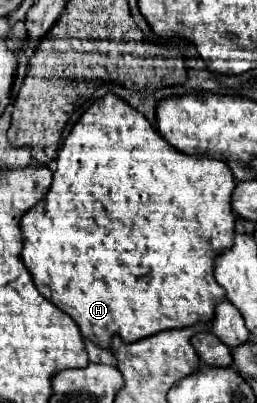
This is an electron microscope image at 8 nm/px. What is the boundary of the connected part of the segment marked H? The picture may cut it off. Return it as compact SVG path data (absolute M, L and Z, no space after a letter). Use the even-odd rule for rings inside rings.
M108 93L96 99L82 113L78 123L72 127L70 135L62 143L56 157L56 165L58 167L54 171L54 179L48 193L44 195L40 203L36 203L20 219L20 231L24 239L22 259L38 291L76 321L82 337L108 349L112 335L120 335L124 343L134 343L138 339L160 333L164 329L190 327L198 321L210 323L214 317L216 301L222 301L226 297L224 289L214 279L214 257L218 251L234 243L234 213L230 209L230 195L236 185L234 185L232 171L226 167L226 163L212 157L194 157L194 155L184 155L176 151L164 137L160 137L160 133L144 119L144 115L140 115L134 107L130 107L118 95Z

